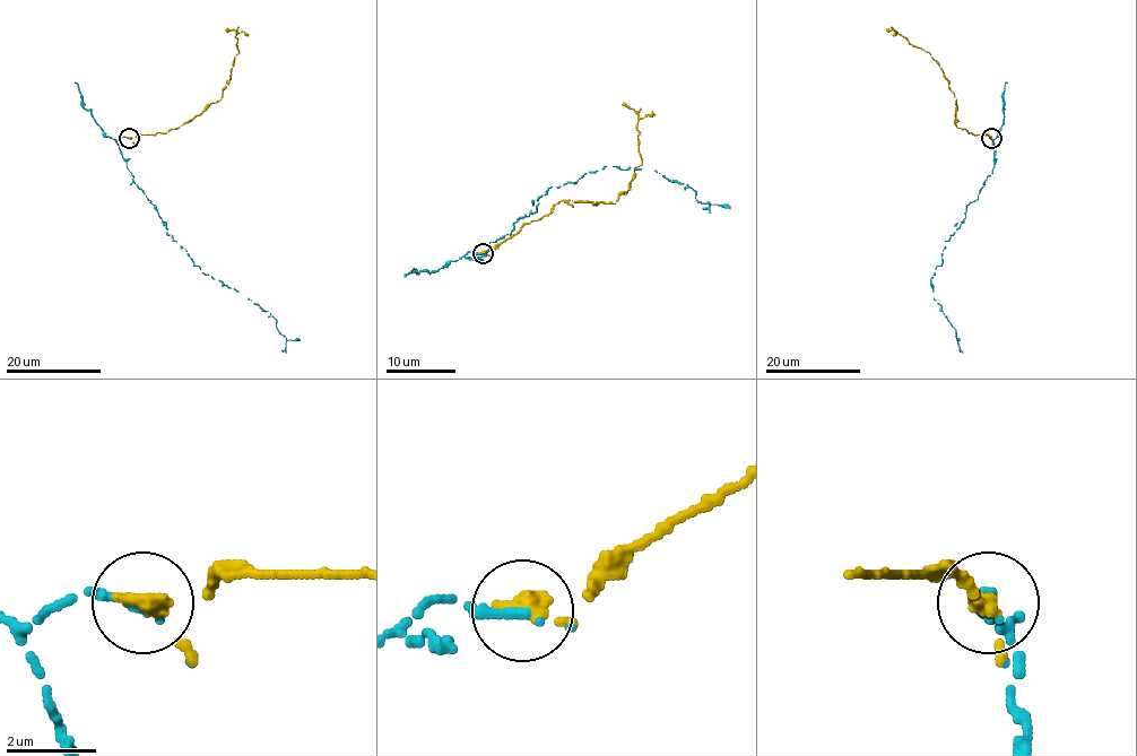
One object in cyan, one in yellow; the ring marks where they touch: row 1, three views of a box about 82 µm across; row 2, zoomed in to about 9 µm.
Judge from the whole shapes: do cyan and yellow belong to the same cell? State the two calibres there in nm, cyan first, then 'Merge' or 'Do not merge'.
Thickness 240 nm (cyan) against 300 nm. Merge

